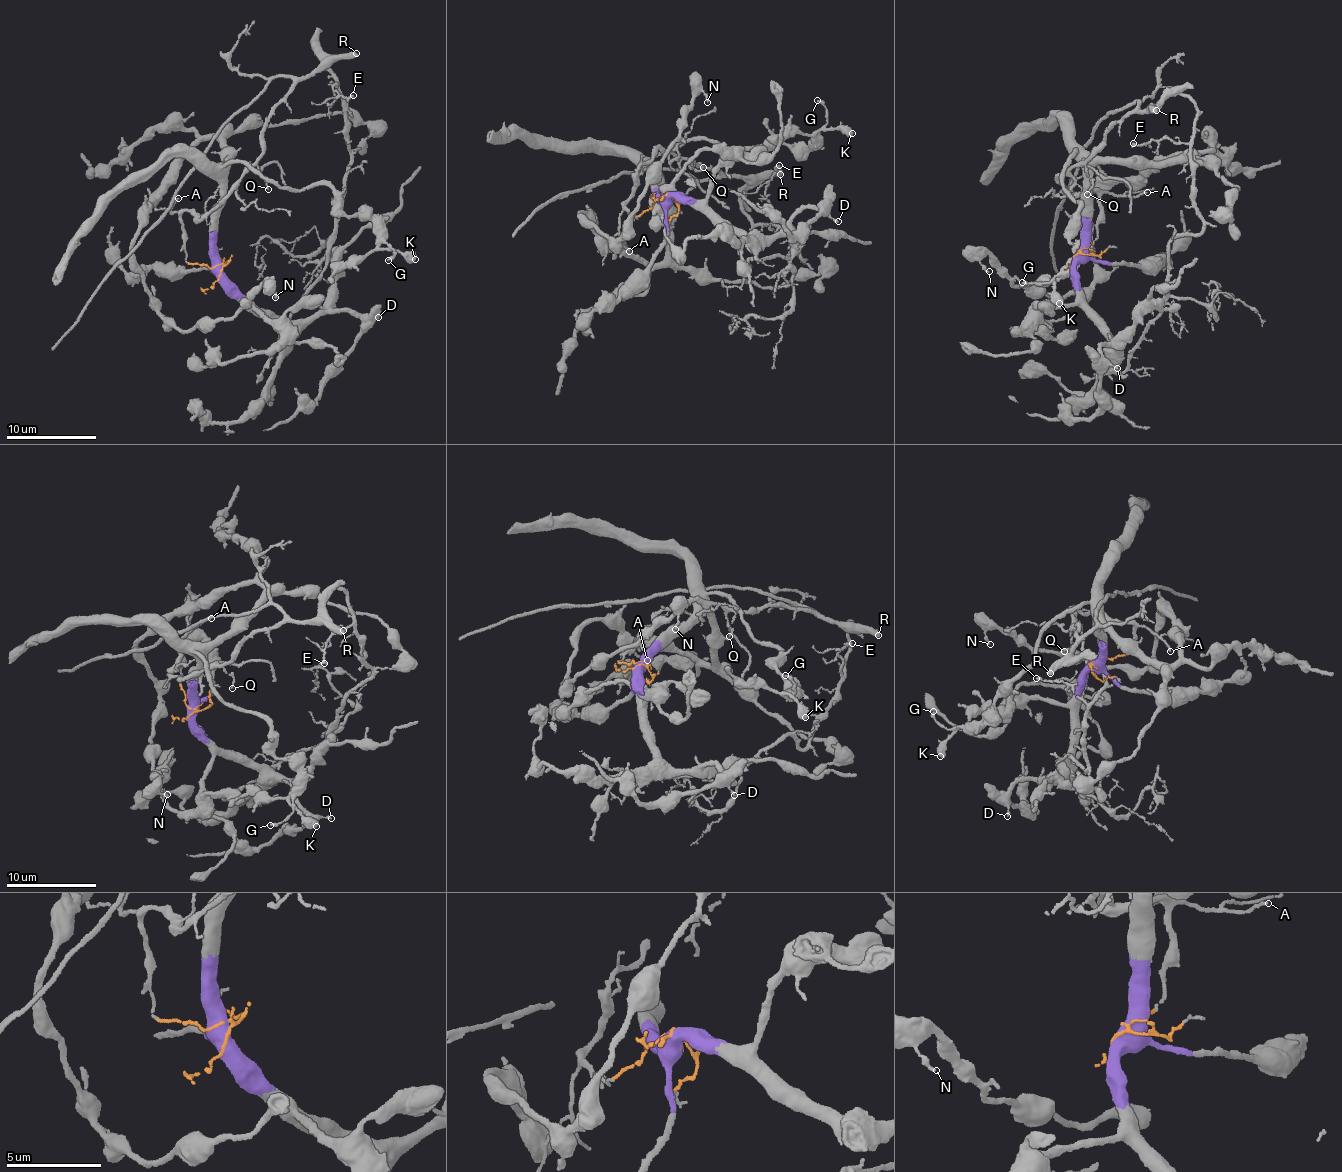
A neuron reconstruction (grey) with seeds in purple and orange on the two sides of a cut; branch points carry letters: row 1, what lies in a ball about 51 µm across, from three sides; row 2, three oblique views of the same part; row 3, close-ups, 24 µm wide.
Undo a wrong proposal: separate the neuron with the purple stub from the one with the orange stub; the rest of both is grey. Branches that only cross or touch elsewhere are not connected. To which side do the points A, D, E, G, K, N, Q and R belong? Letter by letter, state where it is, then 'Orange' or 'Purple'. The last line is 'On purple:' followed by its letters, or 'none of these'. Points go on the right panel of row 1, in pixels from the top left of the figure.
A: Place: (1147, 192). Orange
D: Place: (1117, 368). Purple
E: Place: (1133, 143). Orange
G: Place: (1022, 282). Purple
K: Place: (1059, 303). Purple
N: Place: (989, 271). Purple
Q: Place: (1087, 194). Orange
R: Place: (1156, 110). Orange
On purple: D, G, K, N

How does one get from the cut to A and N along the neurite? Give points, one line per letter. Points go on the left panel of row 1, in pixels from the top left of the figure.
A: (220, 268), (186, 261), (182, 220), (170, 209), (177, 198)
N: (218, 269), (227, 160), (197, 140), (136, 232), (151, 305), (183, 332), (265, 284), (276, 298)

